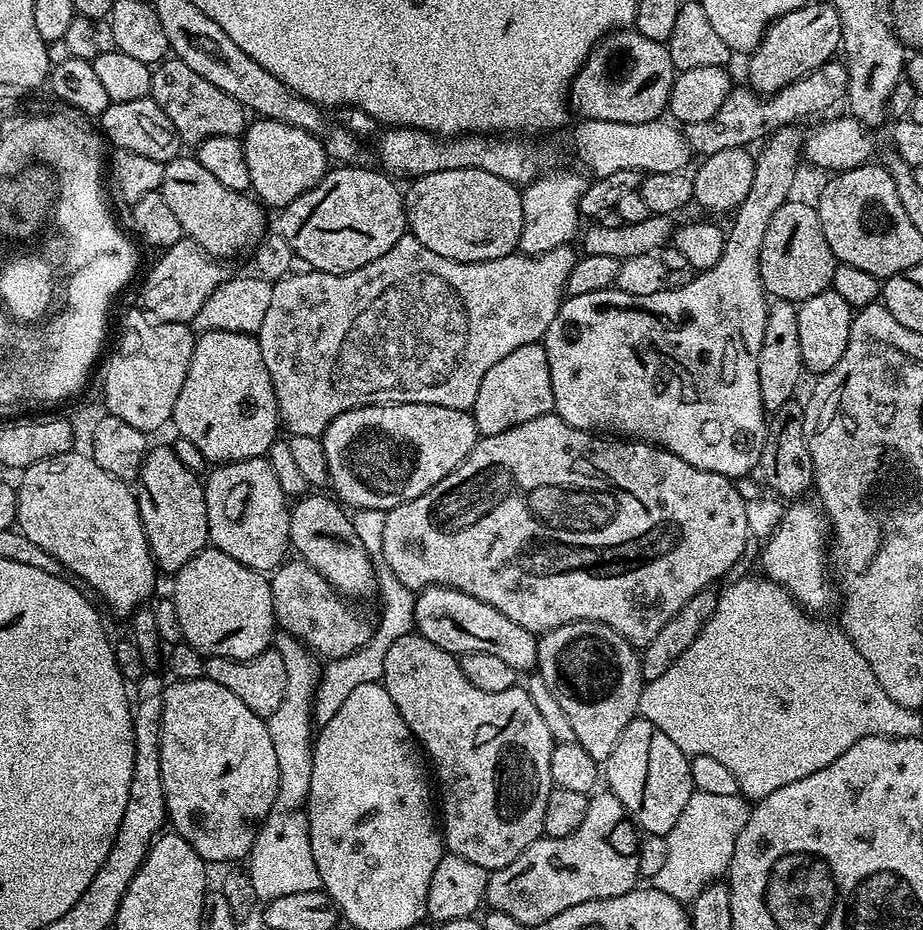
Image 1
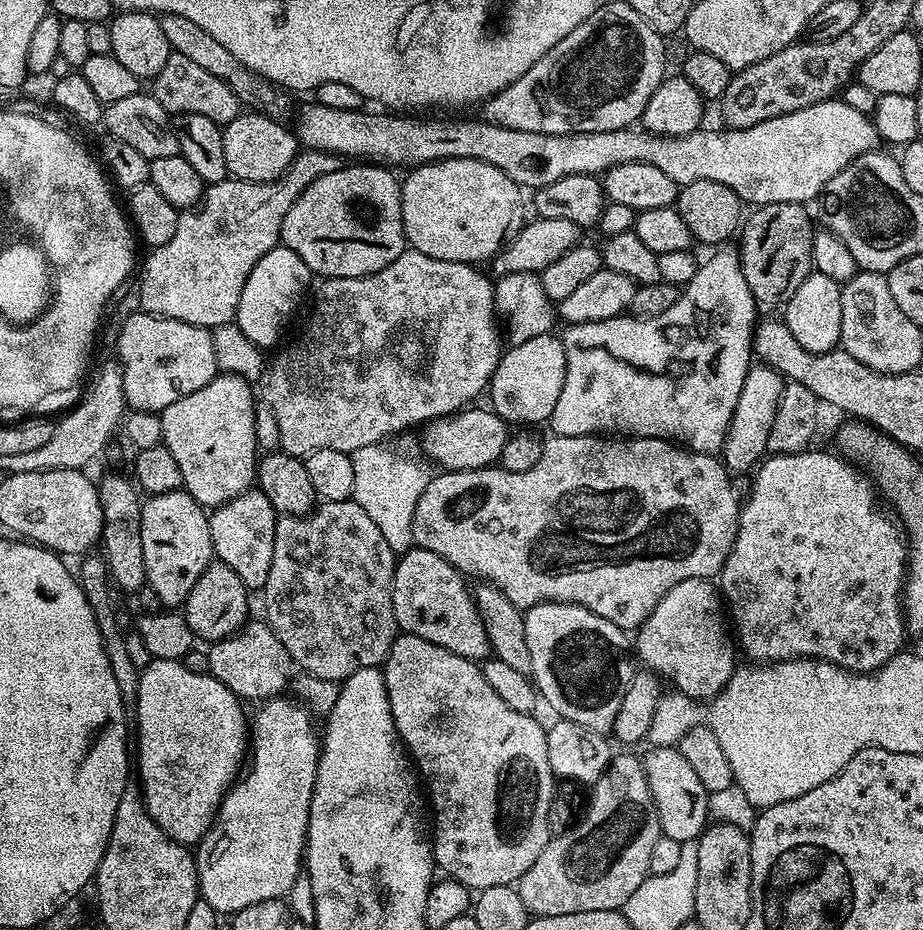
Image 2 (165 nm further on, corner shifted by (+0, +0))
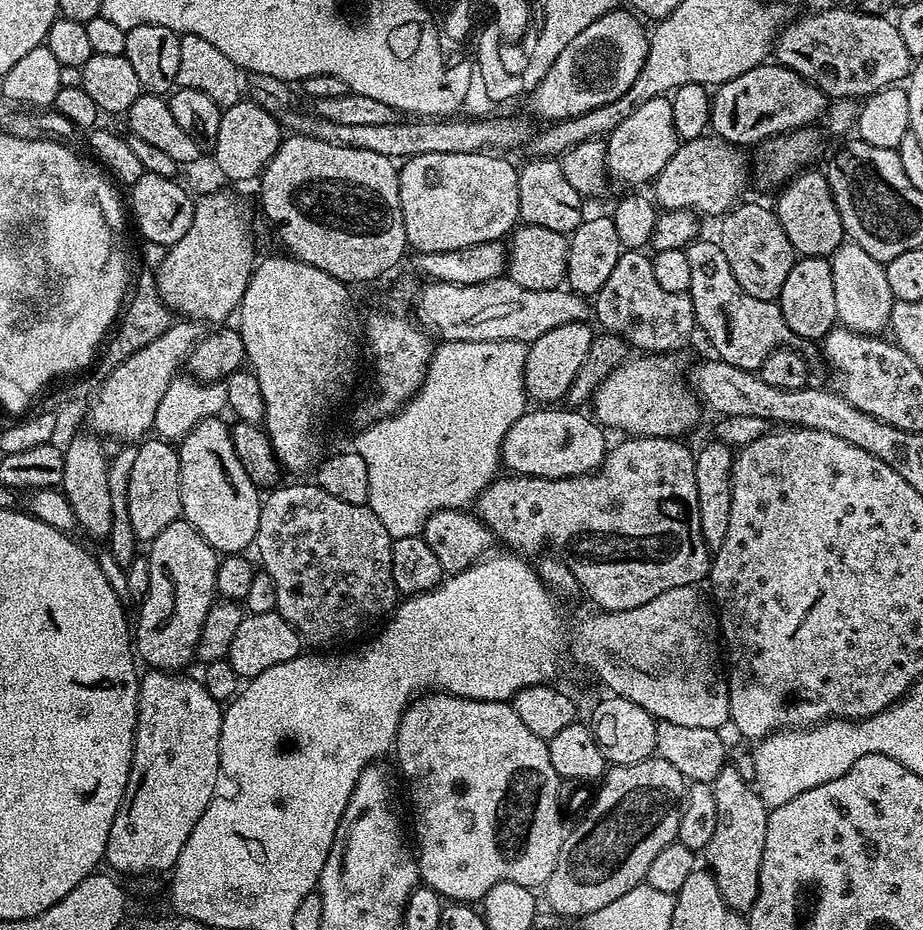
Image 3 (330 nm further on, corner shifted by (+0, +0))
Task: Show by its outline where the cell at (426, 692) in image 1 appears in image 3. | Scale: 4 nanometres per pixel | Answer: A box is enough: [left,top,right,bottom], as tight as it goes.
[394,690,566,902]

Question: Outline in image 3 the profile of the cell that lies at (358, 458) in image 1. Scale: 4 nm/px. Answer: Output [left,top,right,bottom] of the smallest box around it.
[500,406,608,480]

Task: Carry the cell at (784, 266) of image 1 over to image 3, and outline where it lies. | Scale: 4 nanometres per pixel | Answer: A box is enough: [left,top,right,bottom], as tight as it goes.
[718,202,798,300]

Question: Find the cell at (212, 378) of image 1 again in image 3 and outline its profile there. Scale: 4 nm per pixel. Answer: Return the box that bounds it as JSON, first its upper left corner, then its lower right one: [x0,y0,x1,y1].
[179,419,262,554]

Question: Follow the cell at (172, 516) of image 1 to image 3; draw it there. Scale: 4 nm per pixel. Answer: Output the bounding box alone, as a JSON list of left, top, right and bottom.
[134,519,218,673]

